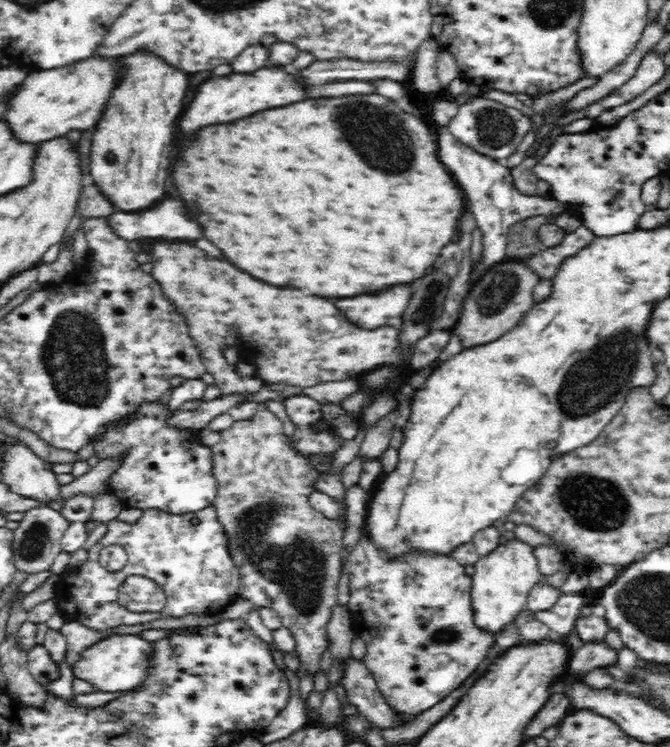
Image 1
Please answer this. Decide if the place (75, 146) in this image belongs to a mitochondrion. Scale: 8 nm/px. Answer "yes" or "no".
no

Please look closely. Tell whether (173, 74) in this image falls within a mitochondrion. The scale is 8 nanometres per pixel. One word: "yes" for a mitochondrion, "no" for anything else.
no

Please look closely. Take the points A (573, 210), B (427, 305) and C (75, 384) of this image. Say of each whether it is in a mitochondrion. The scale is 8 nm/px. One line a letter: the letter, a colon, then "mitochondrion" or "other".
A: other
B: mitochondrion
C: mitochondrion

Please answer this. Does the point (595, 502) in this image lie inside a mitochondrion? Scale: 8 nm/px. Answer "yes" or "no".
yes

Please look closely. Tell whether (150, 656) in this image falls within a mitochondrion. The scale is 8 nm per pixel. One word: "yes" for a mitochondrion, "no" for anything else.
no

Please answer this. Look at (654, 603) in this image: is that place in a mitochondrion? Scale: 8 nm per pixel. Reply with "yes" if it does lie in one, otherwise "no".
yes

